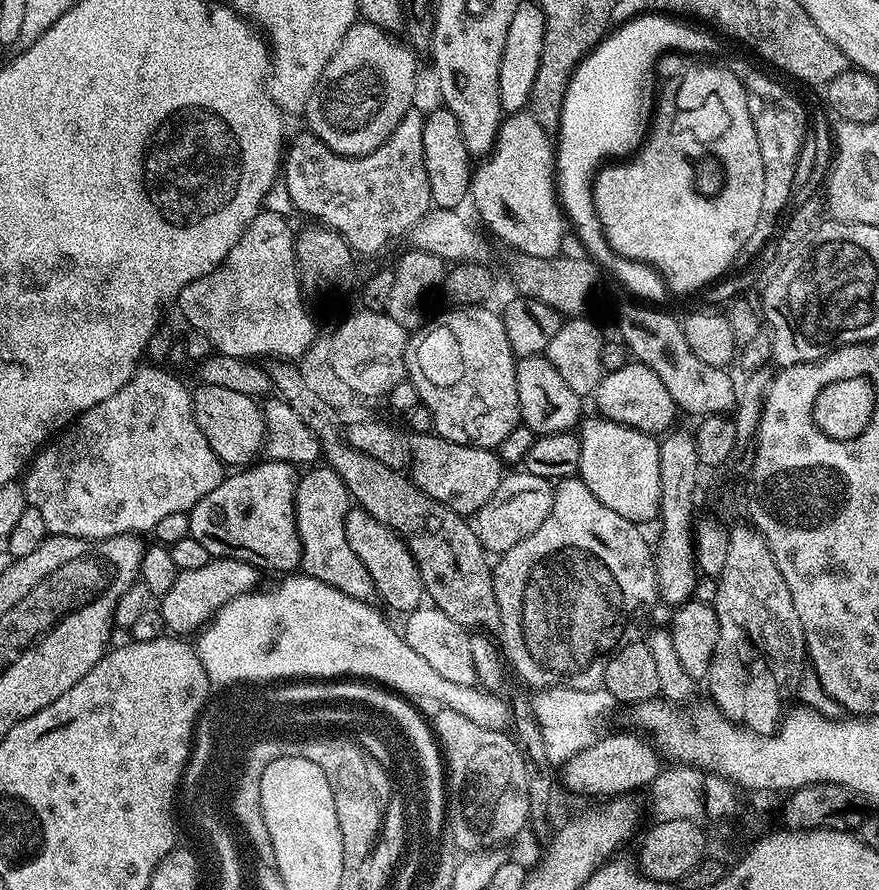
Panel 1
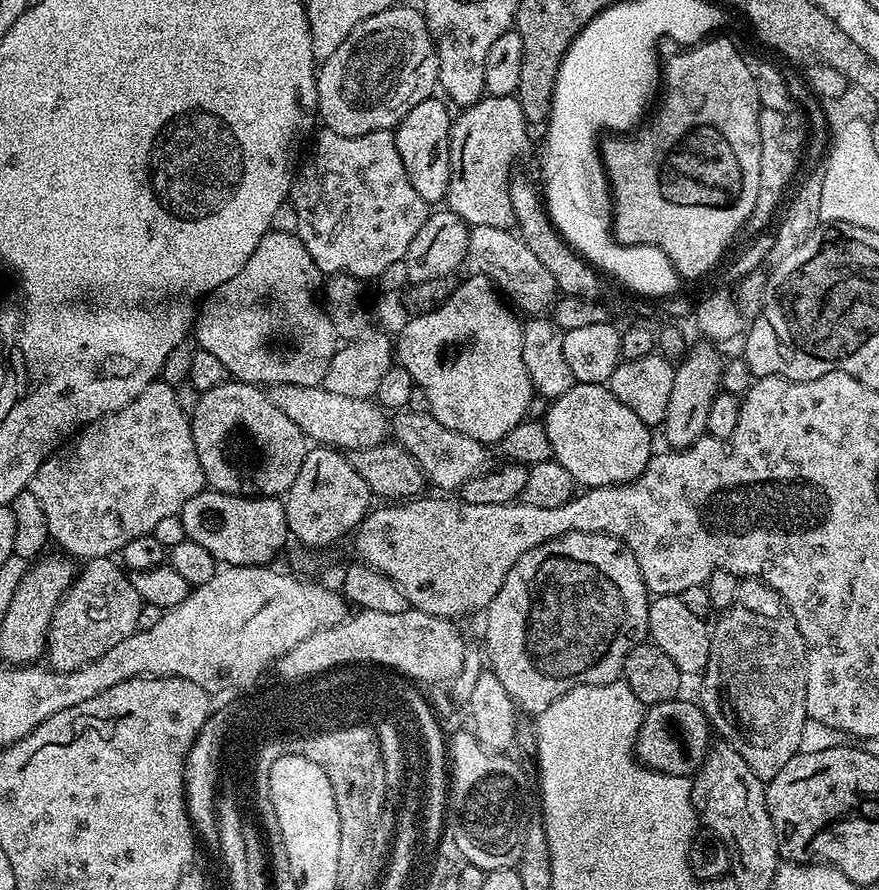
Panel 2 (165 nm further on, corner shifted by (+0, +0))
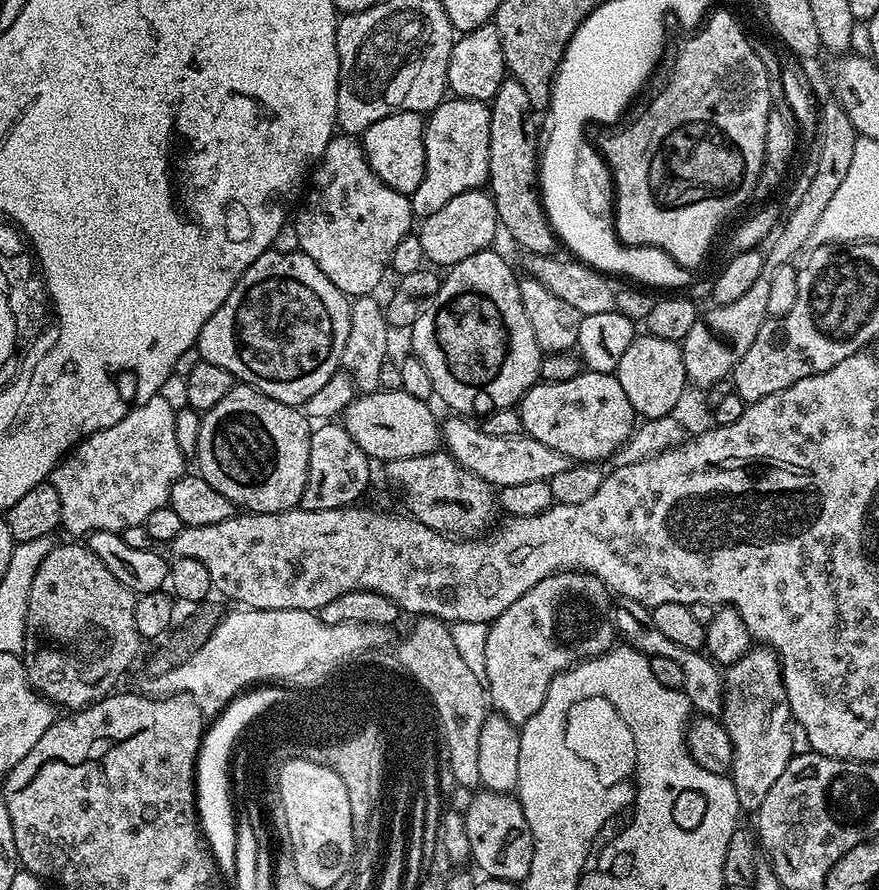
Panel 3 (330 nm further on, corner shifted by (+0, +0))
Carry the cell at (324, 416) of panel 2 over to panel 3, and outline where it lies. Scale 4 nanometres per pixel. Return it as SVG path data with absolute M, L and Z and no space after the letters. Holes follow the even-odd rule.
M377 390L357 395L342 413L344 429L373 461L414 458L437 451L442 444L442 424L431 412L429 401L410 398L404 391Z

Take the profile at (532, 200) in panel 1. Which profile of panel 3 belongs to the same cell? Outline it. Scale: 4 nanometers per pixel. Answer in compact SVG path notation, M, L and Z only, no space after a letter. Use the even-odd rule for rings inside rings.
M445 98L424 122L426 166L422 182L410 193L413 217L423 218L442 210L450 198L489 183L491 107L482 100Z

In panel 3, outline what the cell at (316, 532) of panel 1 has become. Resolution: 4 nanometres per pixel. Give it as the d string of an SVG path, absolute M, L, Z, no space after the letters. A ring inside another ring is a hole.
M324 422L313 427L306 490L302 490L299 507L322 510L355 505L359 501L356 499L368 488L368 479L372 476L371 466L370 457L362 450L362 446L358 446L358 442L354 442L354 438L350 438L343 423Z

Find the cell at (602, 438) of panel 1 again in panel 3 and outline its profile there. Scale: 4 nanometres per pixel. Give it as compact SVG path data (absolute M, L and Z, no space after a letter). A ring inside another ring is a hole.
M581 370L569 381L538 382L520 399L521 429L566 454L572 462L601 462L611 458L632 433L638 417L615 374Z

